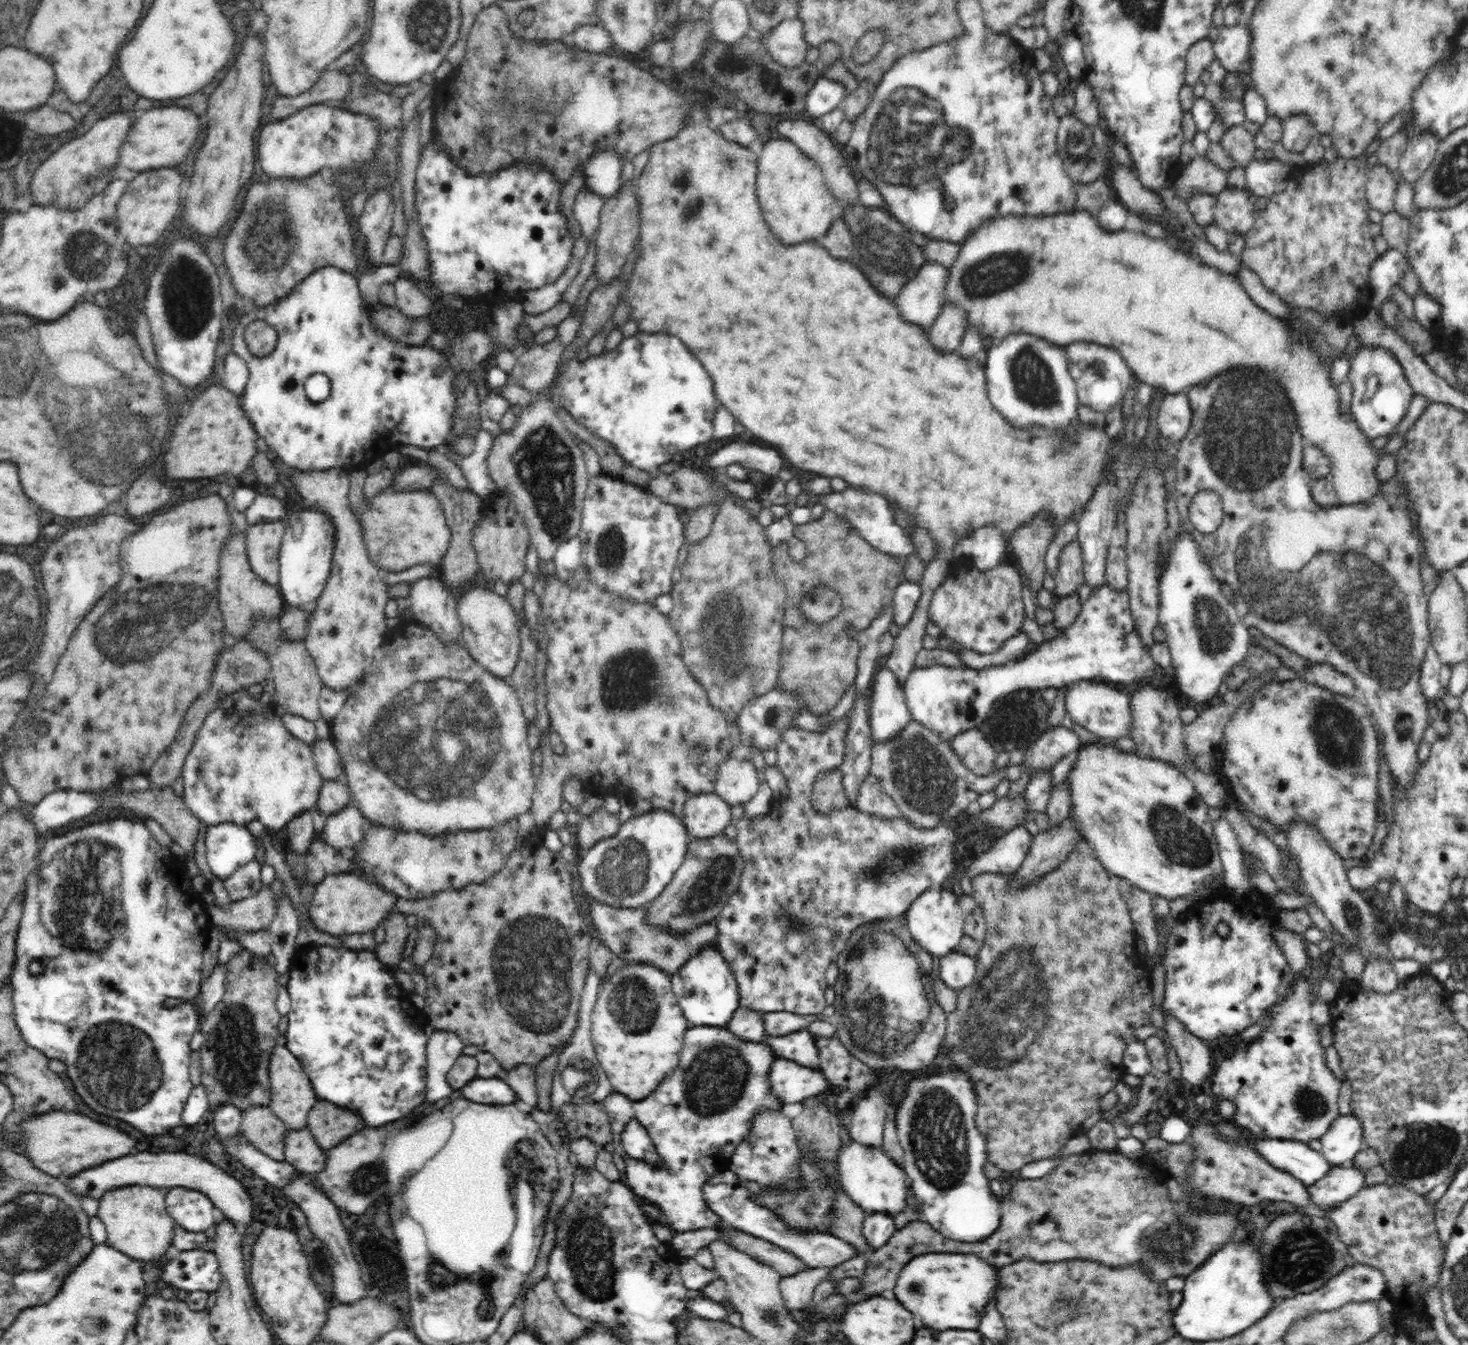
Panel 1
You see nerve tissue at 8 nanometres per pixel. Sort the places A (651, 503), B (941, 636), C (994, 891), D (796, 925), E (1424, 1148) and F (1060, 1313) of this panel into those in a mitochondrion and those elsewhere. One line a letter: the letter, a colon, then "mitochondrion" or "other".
A: other
B: other
C: other
D: mitochondrion
E: mitochondrion
F: mitochondrion

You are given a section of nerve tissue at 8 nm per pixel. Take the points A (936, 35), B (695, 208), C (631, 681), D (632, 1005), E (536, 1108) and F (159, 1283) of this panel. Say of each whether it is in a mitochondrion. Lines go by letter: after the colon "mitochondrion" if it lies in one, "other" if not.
A: other
B: mitochondrion
C: mitochondrion
D: mitochondrion
E: other
F: other

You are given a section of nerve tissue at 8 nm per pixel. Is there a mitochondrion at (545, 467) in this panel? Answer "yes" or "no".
yes

